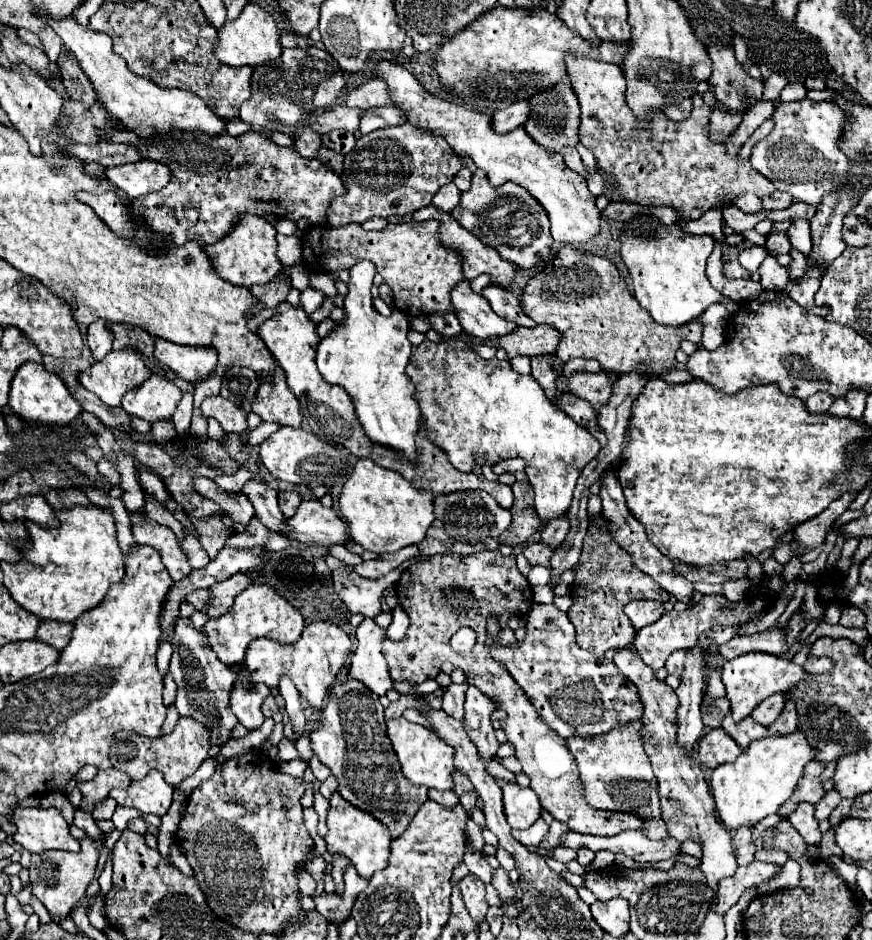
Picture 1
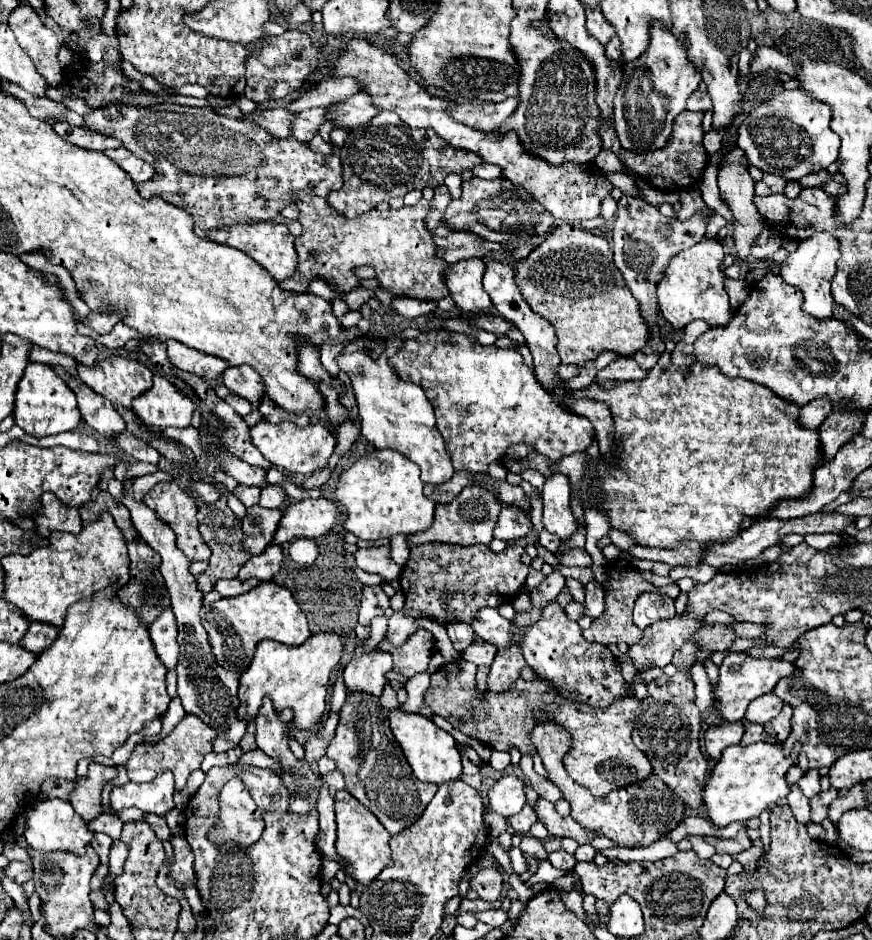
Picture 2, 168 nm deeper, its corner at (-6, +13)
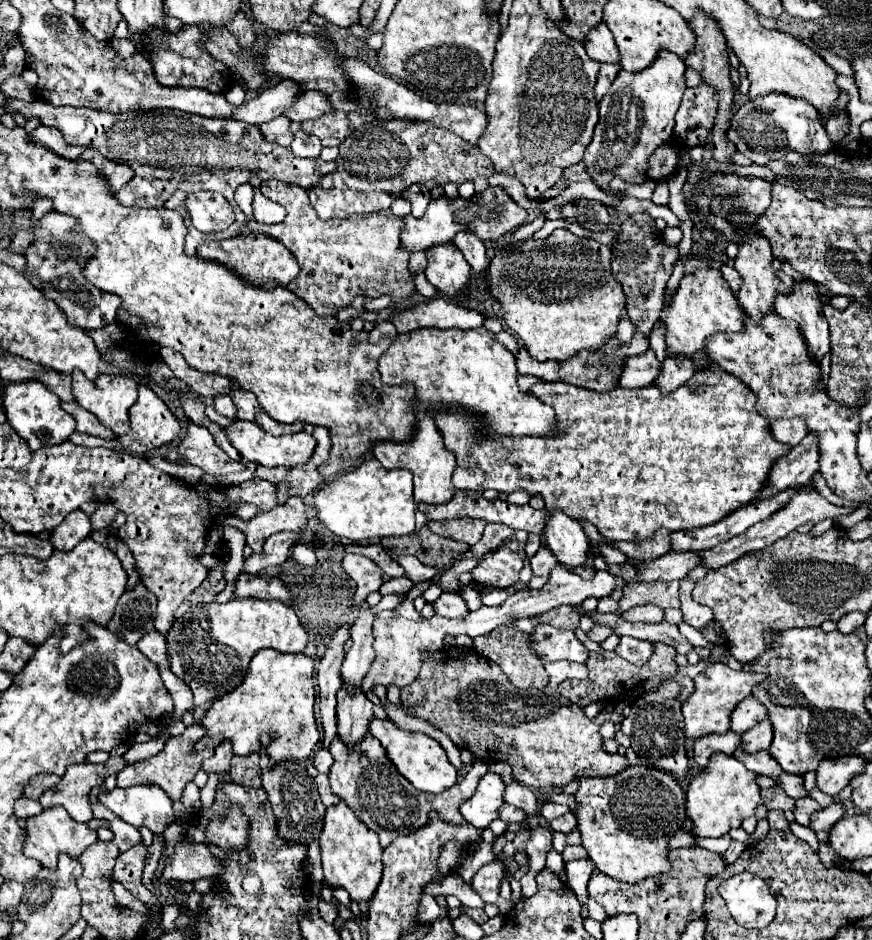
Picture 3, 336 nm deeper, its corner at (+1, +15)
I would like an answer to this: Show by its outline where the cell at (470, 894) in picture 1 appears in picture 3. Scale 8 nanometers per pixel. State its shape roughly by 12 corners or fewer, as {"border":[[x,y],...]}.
{"border":[[500,860],[482,866],[472,886],[484,902],[496,904],[506,878]]}

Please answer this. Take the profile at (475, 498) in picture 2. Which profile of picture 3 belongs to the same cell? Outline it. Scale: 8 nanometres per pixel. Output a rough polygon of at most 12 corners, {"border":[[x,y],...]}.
{"border":[[484,520],[428,522],[438,536],[466,542],[480,540]]}

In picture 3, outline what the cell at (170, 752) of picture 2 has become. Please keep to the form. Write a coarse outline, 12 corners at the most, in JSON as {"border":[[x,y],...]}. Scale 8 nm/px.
{"border":[[188,726],[164,750],[126,766],[118,788],[154,784],[174,802],[194,780],[202,760],[196,752],[204,728]]}

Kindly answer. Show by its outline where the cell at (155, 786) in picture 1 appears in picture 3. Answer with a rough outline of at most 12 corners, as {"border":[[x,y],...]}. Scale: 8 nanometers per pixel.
{"border":[[114,788],[100,796],[120,820],[152,834],[176,822],[162,788]]}

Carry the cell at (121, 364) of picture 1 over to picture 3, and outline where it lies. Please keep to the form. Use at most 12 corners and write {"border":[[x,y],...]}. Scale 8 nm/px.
{"border":[[72,374],[72,394],[122,436],[138,398],[132,378]]}

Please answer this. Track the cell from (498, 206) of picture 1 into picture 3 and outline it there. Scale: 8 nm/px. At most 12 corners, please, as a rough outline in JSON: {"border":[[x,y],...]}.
{"border":[[488,188],[468,200],[432,200],[404,216],[408,252],[450,242],[466,228],[482,240],[514,232],[528,212]]}

